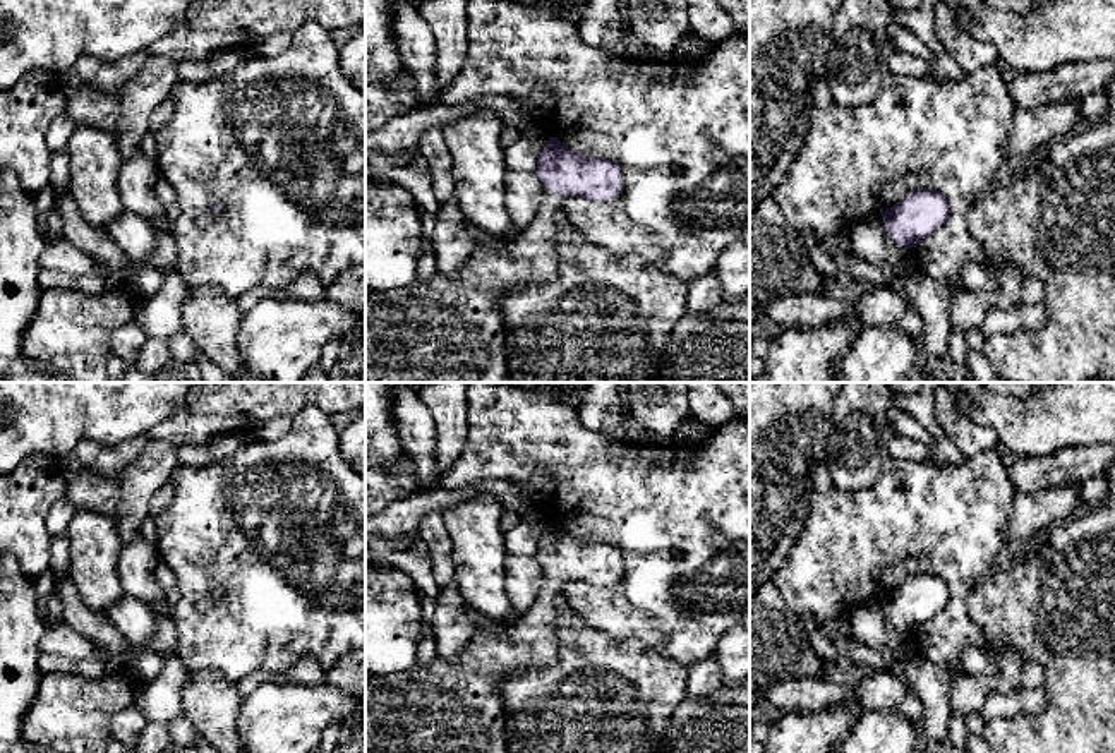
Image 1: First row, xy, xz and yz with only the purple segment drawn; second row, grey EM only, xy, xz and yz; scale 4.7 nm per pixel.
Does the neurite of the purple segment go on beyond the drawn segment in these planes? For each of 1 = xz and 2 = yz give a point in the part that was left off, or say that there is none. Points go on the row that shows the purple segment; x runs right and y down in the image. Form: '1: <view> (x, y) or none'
1: xz (446, 330)
2: none

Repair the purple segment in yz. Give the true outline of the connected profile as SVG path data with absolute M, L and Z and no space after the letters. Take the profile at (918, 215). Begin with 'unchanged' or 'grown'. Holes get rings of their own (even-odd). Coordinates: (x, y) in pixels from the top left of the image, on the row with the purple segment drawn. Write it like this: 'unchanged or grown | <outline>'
unchanged | M919 189L882 213L890 238L913 249L949 220L949 199L933 189Z

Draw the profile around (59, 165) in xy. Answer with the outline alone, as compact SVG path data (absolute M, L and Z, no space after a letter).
M65 151L53 153L50 160L50 184L55 187L57 202L69 194L70 160Z

